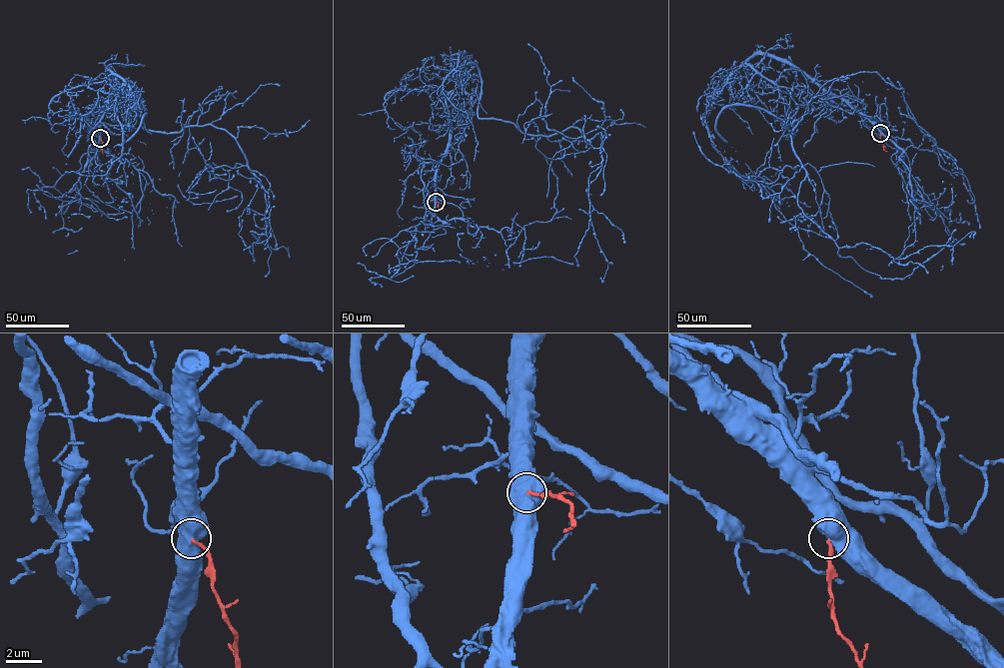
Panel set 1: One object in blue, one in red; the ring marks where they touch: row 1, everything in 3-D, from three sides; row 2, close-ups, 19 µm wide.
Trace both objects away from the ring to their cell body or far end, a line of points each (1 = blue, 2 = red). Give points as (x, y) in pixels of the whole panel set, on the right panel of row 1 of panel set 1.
1: (880, 133), (788, 64), (745, 63), (744, 103), (784, 127), (835, 78), (904, 89), (955, 163), (954, 201)
2: (880, 133), (887, 151)

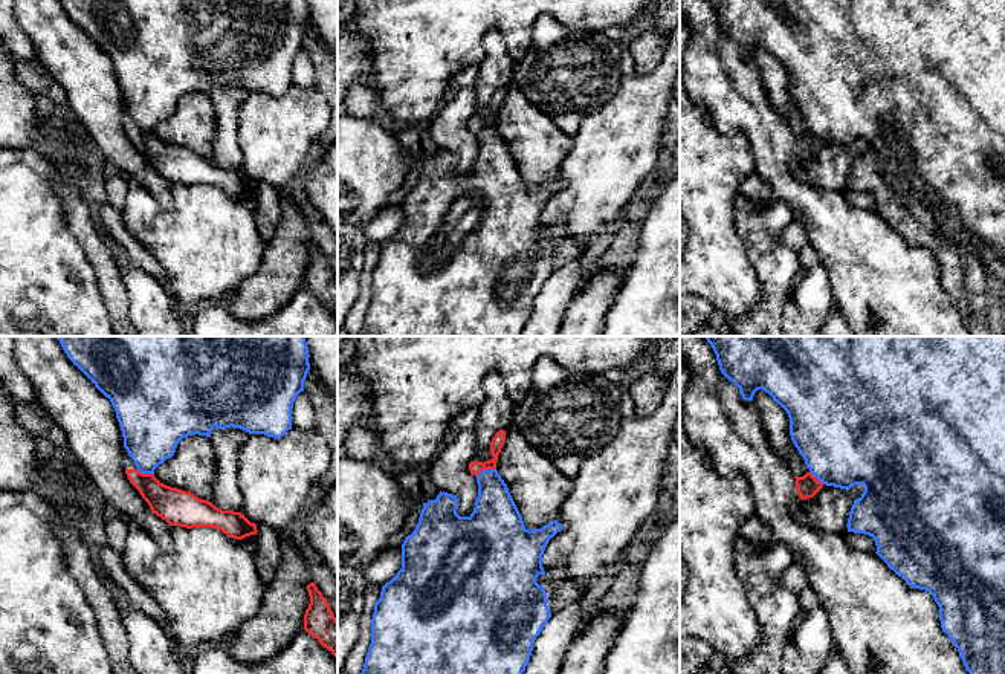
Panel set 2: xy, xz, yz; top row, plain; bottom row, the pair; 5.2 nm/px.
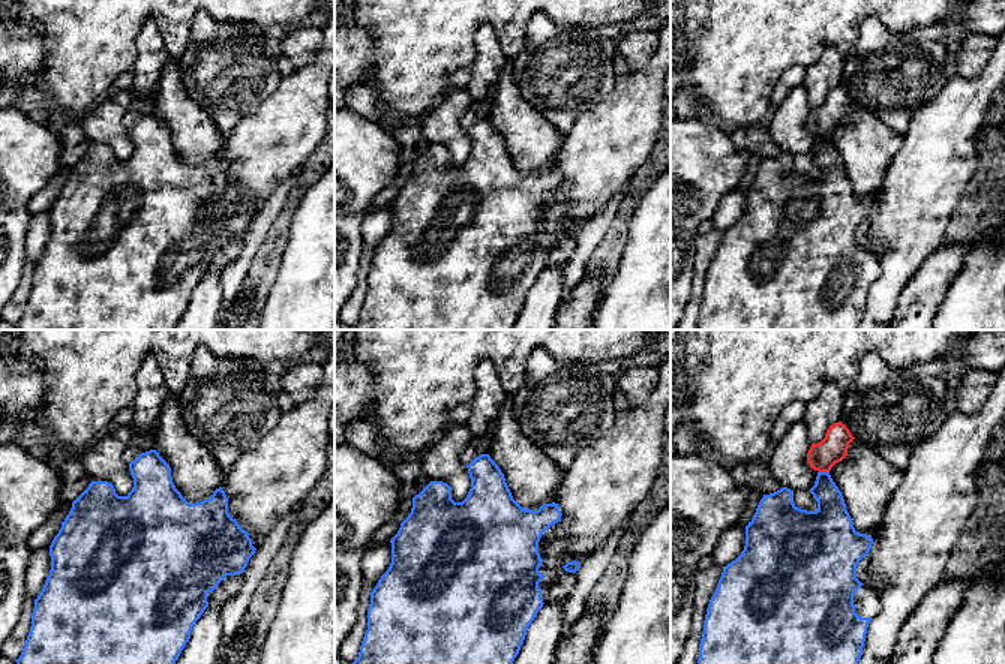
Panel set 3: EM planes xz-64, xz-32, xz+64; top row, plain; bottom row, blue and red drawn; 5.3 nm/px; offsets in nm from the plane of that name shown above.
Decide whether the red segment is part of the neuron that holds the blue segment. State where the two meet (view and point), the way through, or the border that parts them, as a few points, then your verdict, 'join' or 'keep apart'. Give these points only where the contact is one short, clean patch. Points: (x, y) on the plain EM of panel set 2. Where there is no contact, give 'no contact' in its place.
xz (484, 127) | along xz (495, 126), (486, 126), (475, 133) | keep apart

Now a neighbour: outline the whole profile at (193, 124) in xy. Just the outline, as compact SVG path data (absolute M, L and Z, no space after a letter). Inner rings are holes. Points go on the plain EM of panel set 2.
M194 92L179 99L174 113L154 127L154 134L166 144L211 159L215 121L211 95Z

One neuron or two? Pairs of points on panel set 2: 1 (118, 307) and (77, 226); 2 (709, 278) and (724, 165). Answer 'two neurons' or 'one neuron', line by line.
1: one neuron
2: one neuron

